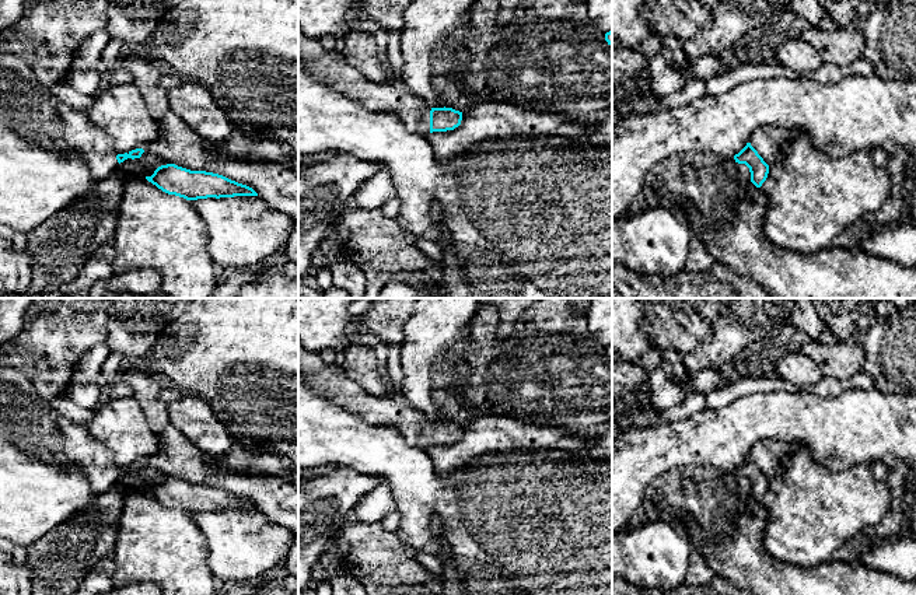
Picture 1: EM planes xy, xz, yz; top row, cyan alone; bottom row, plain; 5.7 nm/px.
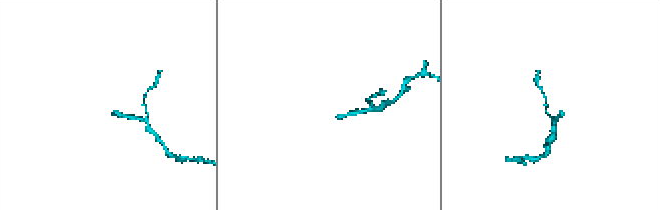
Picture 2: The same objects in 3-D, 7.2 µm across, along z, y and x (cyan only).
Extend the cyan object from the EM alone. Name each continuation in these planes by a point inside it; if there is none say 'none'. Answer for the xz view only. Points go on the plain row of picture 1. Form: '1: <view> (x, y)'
1: xz (329, 381)

